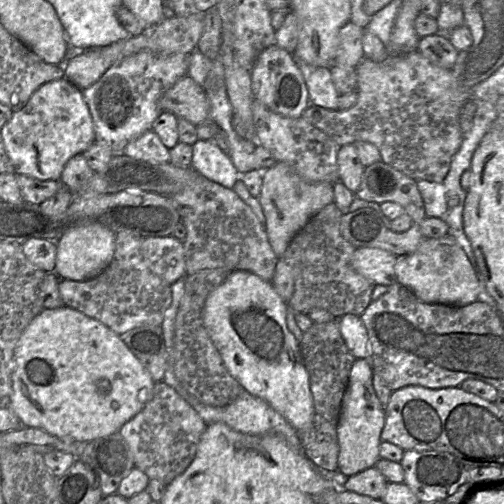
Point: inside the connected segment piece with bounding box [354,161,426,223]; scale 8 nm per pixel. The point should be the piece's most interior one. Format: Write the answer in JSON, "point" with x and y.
{"point":[381,182]}

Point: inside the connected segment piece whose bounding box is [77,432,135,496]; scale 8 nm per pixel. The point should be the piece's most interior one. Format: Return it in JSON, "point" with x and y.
{"point":[110,457]}

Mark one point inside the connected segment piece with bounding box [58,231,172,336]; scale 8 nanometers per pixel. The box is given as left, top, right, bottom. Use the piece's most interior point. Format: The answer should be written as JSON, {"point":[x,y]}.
{"point":[127,294]}

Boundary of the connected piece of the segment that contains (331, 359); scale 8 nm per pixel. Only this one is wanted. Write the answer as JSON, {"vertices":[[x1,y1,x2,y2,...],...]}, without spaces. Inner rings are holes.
{"vertices":[[338,319,314,323,299,343,304,365,309,373,314,417,310,427,297,431,302,451,315,468,329,472,338,470,339,444,337,427,342,400,356,358,350,353,340,332]]}

